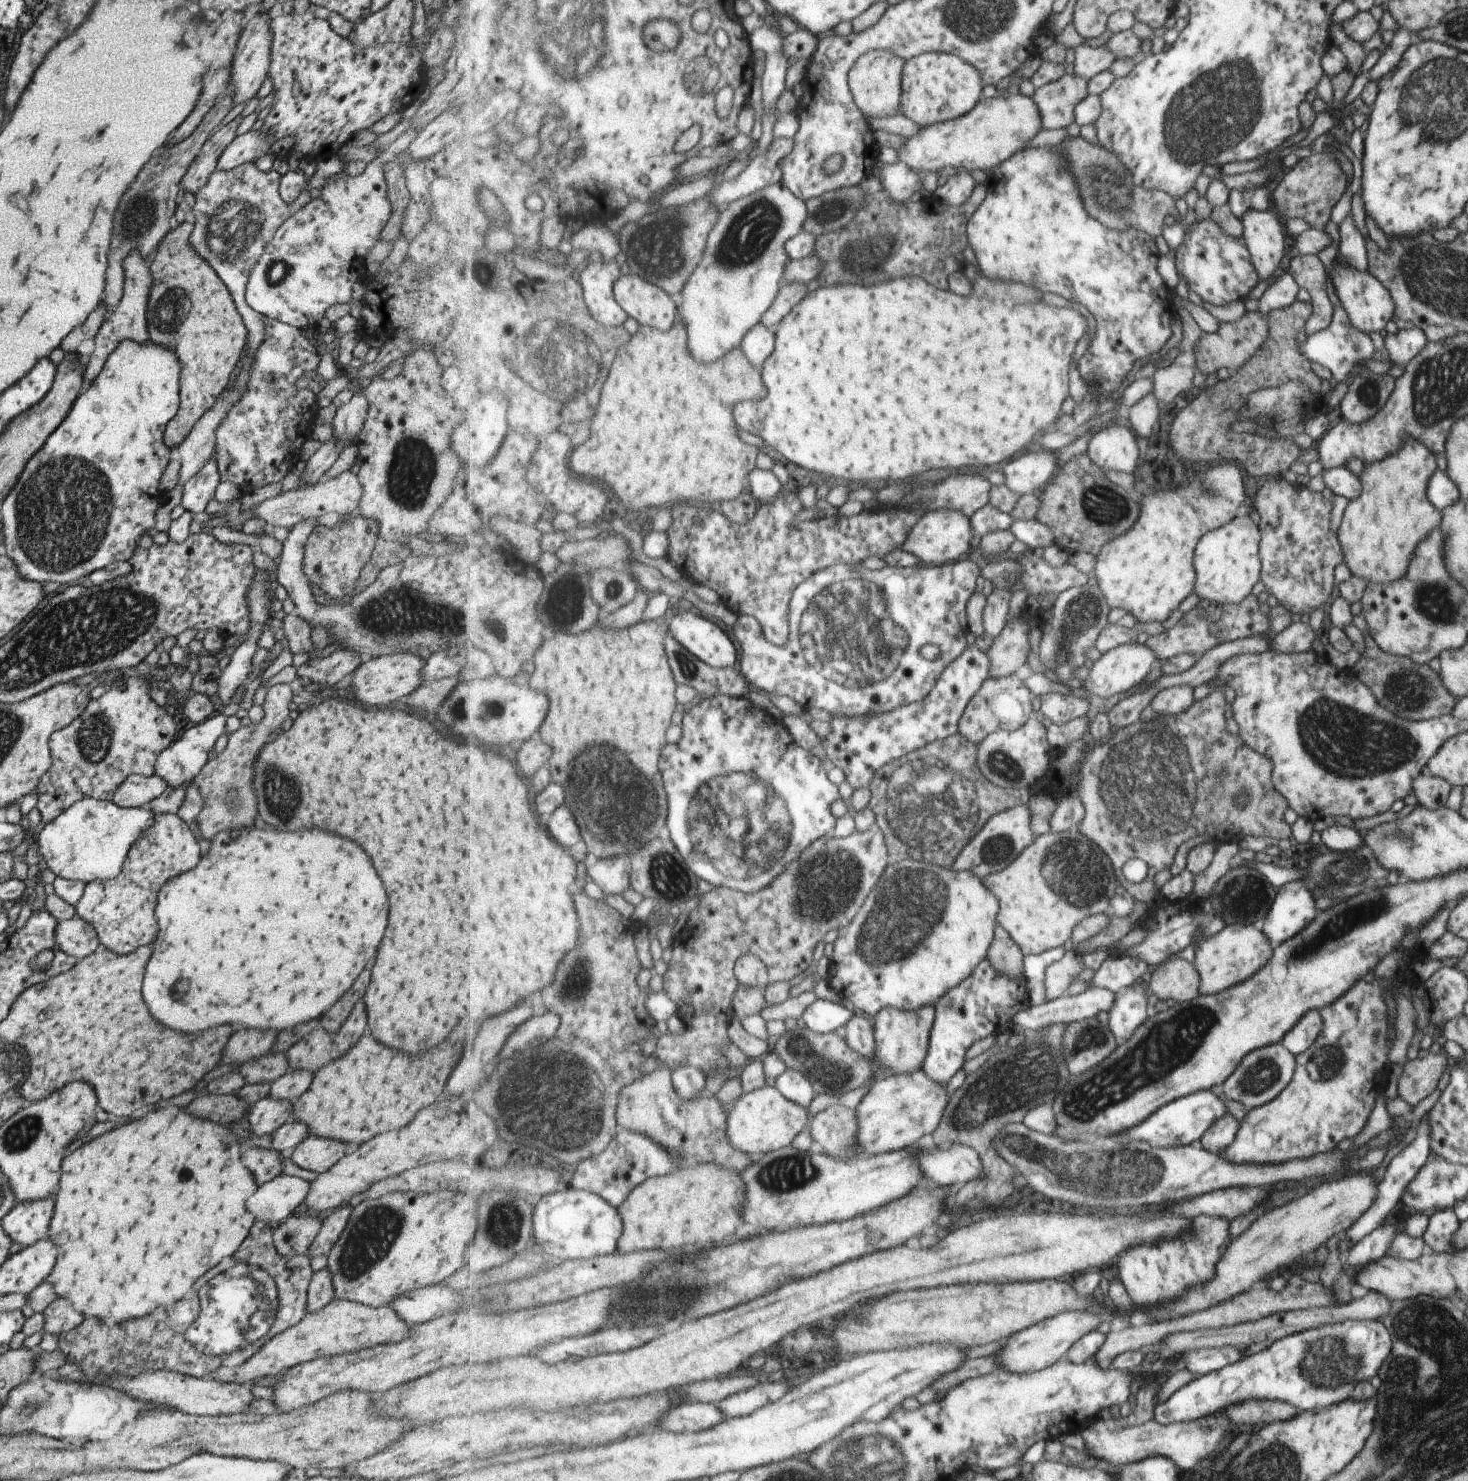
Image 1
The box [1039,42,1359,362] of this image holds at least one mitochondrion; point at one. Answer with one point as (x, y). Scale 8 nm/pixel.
(1219, 105)

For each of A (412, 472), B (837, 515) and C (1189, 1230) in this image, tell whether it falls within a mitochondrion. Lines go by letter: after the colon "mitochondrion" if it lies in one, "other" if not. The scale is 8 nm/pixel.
A: mitochondrion
B: other
C: other

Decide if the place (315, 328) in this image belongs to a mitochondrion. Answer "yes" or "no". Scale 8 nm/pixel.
no

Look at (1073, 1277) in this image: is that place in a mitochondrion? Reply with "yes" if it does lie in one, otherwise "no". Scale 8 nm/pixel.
no

